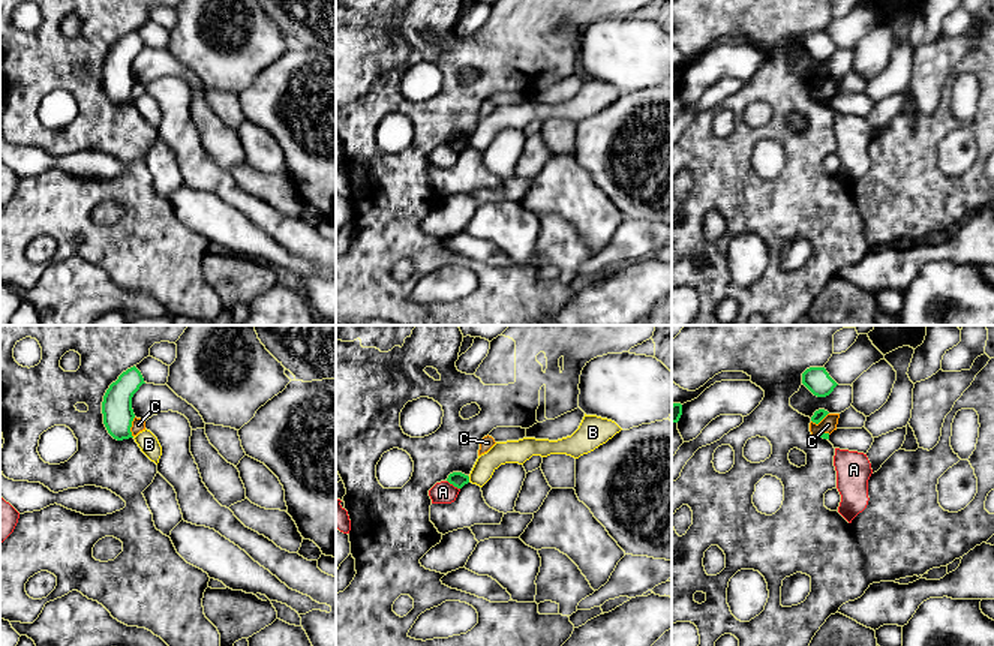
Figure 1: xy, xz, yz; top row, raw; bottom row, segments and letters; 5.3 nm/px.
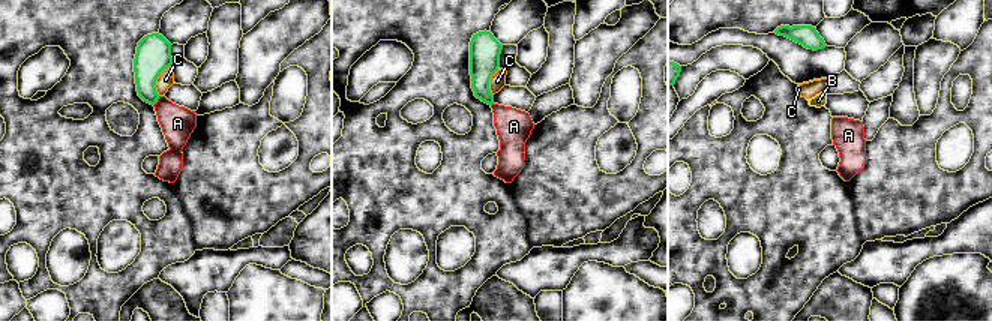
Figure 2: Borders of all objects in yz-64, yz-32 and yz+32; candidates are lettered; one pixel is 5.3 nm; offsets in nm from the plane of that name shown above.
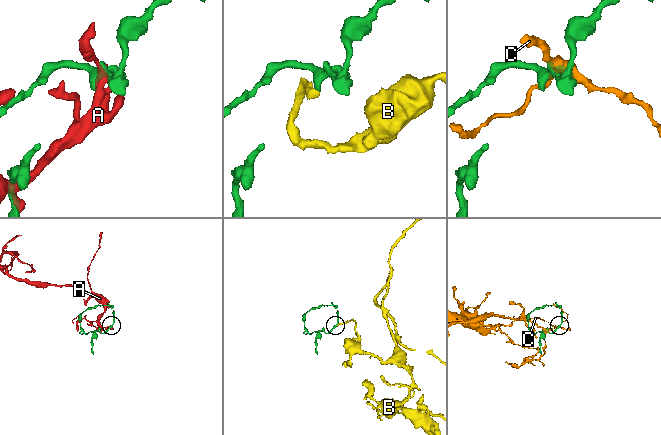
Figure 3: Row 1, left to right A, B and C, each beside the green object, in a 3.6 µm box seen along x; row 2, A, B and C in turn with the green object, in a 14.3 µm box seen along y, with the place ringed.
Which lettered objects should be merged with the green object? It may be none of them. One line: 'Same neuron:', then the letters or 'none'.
Same neuron: none

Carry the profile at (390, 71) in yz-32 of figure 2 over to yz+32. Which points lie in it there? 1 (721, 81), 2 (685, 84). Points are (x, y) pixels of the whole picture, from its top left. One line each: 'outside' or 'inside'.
1: outside
2: inside

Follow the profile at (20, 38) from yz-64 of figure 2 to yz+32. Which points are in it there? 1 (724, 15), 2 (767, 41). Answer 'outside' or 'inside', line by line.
1: inside
2: outside

